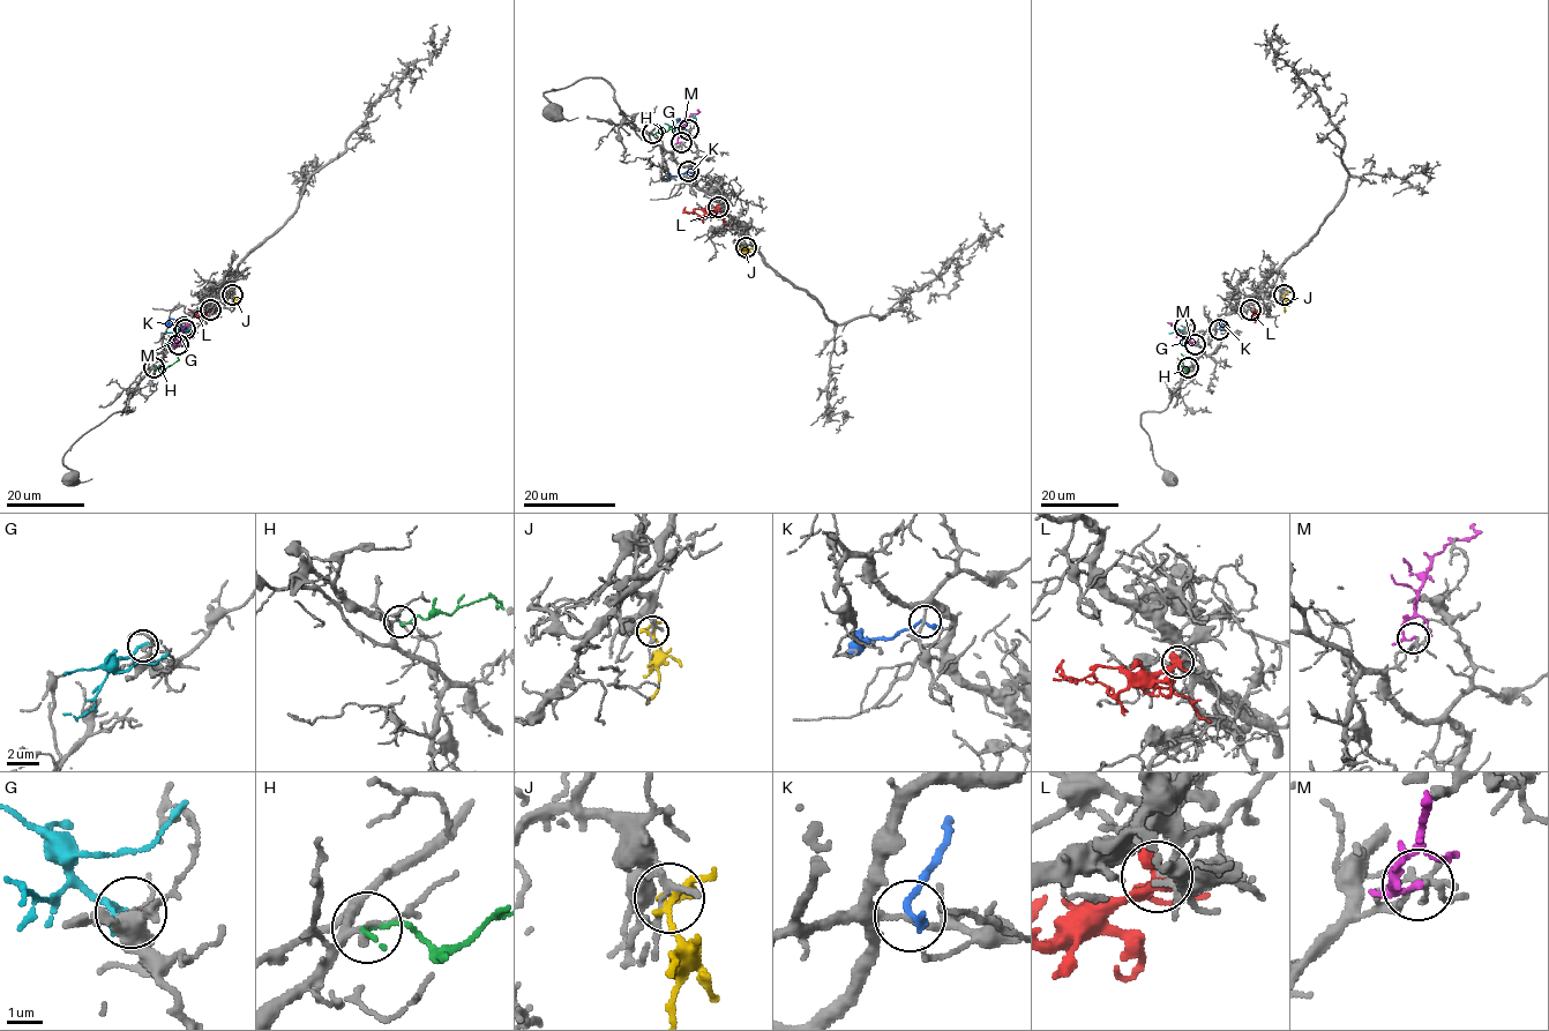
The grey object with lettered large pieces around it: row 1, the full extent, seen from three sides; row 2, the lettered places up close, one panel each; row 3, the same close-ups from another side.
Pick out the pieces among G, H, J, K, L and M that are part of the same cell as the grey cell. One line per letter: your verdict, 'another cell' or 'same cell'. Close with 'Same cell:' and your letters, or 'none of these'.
G: another cell
H: another cell
J: another cell
K: another cell
L: same cell
M: another cell
Same cell: L

